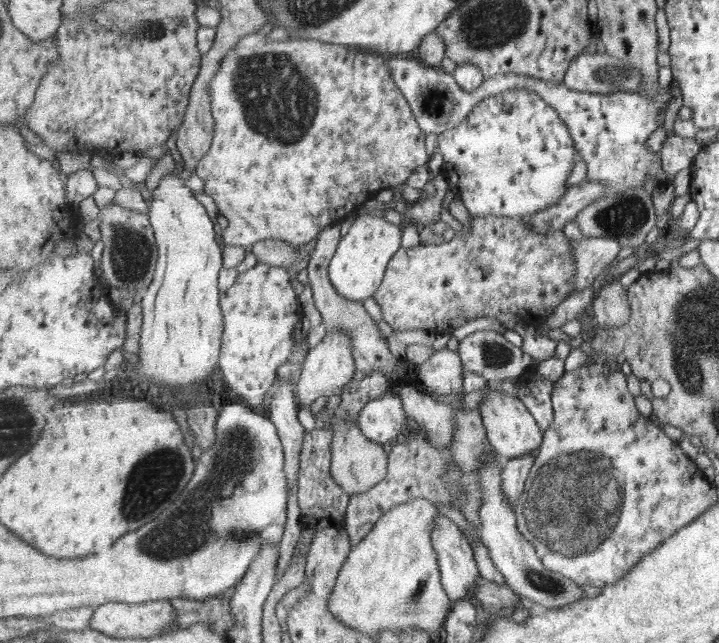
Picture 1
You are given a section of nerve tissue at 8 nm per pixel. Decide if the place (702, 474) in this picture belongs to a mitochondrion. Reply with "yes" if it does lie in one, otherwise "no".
no

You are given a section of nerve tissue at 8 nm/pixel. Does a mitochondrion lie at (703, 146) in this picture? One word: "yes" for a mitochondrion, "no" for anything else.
no

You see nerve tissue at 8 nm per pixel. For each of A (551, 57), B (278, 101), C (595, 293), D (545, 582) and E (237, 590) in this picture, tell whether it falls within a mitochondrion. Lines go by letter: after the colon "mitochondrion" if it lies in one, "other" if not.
A: other
B: mitochondrion
C: other
D: mitochondrion
E: other

